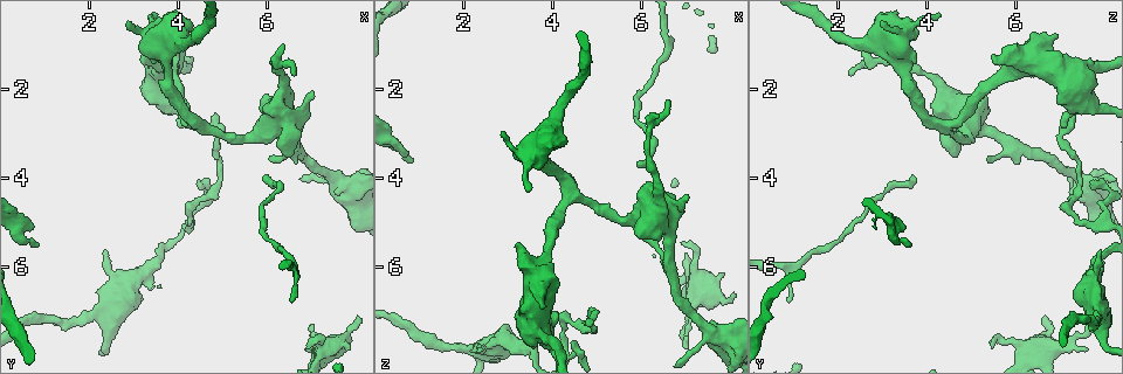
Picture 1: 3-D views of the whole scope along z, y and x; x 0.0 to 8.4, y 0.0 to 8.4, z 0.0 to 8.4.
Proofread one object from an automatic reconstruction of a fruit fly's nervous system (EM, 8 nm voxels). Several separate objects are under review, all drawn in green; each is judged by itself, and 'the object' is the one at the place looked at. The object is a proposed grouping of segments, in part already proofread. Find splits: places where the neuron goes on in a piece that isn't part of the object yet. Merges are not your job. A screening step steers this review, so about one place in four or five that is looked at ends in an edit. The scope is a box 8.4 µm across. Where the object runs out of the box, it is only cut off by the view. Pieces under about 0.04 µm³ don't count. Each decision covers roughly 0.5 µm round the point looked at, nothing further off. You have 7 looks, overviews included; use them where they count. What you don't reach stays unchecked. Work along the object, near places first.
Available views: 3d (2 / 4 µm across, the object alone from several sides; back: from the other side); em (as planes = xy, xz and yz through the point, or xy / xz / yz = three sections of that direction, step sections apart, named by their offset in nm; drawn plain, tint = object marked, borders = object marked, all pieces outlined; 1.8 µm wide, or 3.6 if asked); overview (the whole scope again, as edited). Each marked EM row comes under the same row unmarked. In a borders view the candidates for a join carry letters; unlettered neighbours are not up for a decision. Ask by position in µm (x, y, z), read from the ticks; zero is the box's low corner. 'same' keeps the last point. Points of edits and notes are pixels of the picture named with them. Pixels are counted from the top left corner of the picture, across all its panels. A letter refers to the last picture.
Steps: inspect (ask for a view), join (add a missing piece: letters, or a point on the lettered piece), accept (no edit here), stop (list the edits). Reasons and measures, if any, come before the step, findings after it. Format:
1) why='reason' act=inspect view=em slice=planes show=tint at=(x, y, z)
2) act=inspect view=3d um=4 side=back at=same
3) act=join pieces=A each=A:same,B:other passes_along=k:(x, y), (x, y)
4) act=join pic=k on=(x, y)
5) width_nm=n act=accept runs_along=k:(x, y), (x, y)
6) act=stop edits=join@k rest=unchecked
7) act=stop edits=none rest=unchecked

why='three-way junction' act=inspect view=em slice=planes show=borders at=(3.55, 1.55, 7.45)

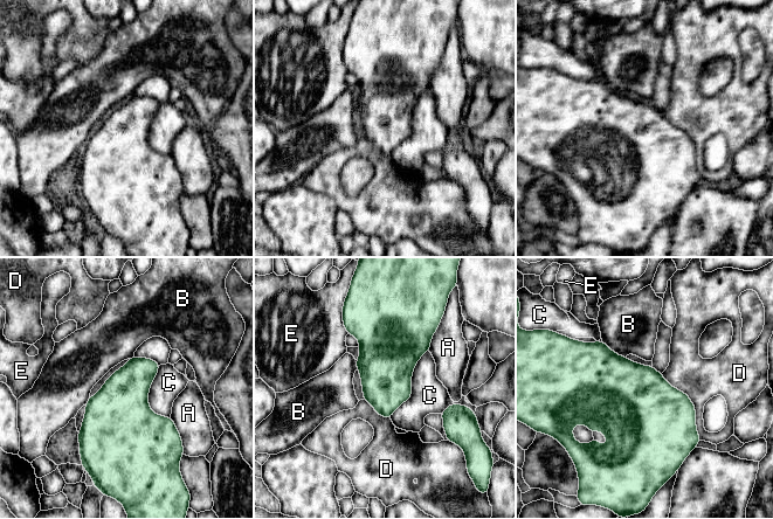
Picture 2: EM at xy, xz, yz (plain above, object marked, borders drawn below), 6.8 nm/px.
longest_contact=C:550nm act=accept each=A:other,B:other,C:other,D:other,E:other found='none of them fits'

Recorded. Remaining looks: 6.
why='sharp bend' act=inspect view=3d um=4 at=(4.25, 4.70, 7.15)

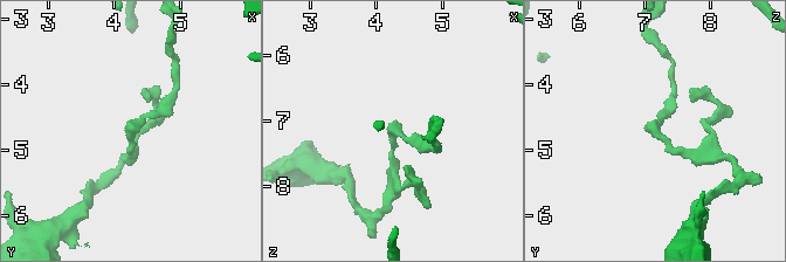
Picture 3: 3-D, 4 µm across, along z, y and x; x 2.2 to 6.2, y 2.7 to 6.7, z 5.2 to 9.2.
why='now the EM' act=inspect view=em slice=planes show=borders at=(4.25, 4.70, 7.20)

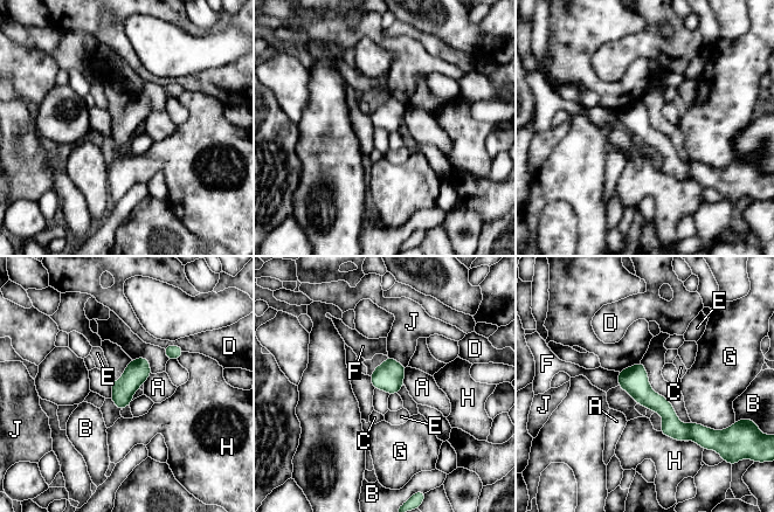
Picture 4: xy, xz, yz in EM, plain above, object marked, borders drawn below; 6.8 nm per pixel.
width_nm=160 act=accept each=A:other,B:other,C:other,D:other,E:other,F:other,G:other,H:other,J:other runs_along=4:(621, 374), (684, 431), (700, 431) found='none of them fits'

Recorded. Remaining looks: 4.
why='calibre changes' act=inspect view=3d um=4 at=(3.75, 1.15, 3.30)

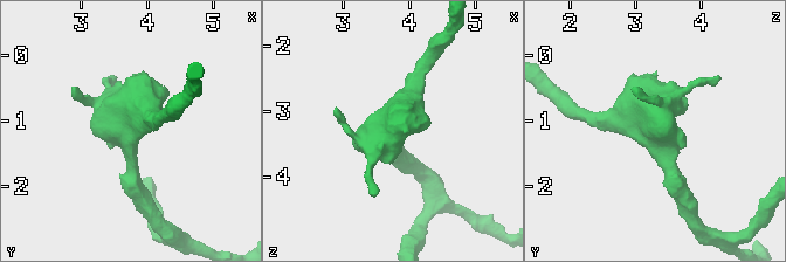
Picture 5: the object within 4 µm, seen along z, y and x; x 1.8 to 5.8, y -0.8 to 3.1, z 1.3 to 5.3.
why='shape alone is not enough' act=inspect view=em um=3.6 slice=yz step=16 show=tint at=(3.70, 1.15, 3.30)

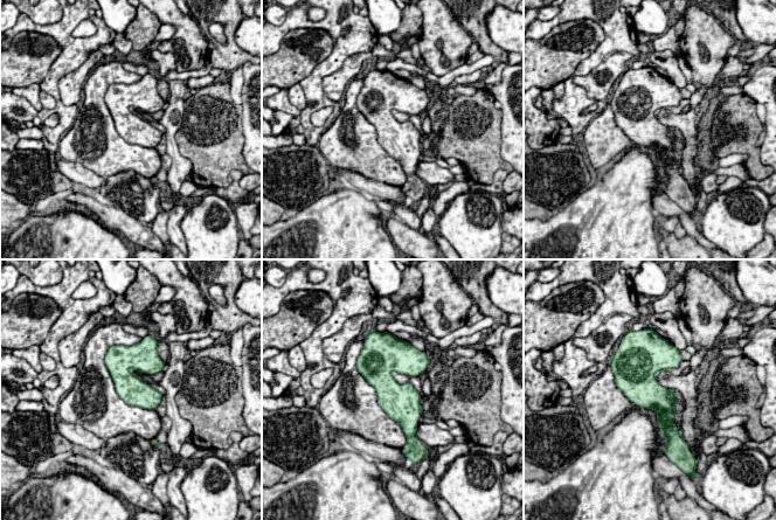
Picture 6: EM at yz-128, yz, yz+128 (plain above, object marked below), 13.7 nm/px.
why='cut it another way' act=inspect view=em um=3.6 slice=planes show=borders at=same

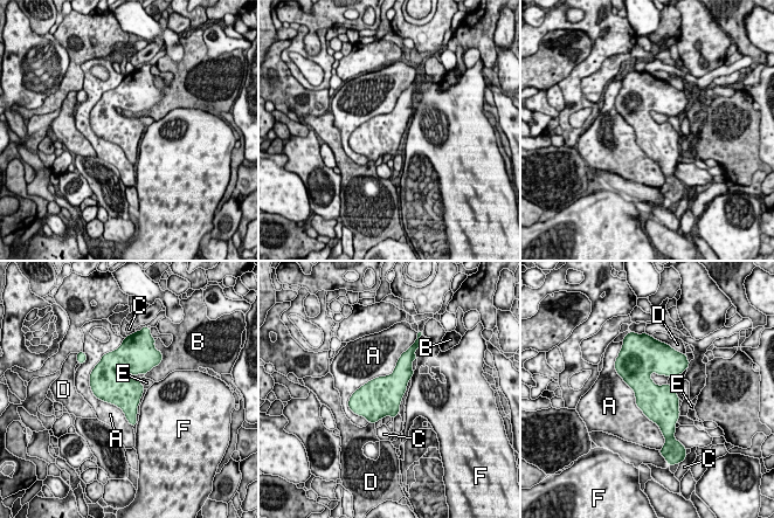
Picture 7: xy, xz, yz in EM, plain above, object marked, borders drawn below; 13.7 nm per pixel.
width_nm=460 act=accept each=A:other,B:other,C:other,D:other,E:other,F:other border=7:(143, 377), (140, 382), (145, 388) found='none of them fits'

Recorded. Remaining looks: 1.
act=stop edits=none rest=unchecked

